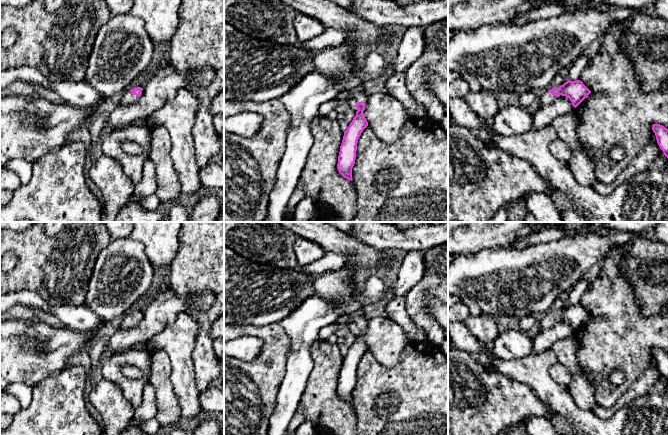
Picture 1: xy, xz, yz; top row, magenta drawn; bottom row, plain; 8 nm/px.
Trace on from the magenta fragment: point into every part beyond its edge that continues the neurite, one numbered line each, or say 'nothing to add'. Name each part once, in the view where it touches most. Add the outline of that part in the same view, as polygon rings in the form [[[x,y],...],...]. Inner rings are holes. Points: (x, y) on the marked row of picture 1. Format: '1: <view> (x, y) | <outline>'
1: xy (128, 98) | [[[133,86],[131,88],[125,90],[122,95],[121,101],[119,102],[119,105],[127,106],[127,105],[131,105],[131,104],[137,102],[140,99],[140,97],[143,95],[144,90],[142,90],[140,92],[141,96],[138,97],[130,92],[131,89],[136,89],[136,88],[137,88],[136,86]]]

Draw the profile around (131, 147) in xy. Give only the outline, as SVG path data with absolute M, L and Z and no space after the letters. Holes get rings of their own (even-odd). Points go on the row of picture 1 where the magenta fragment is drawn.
M123 141L122 144L123 151L129 154L140 154L143 152L143 149L134 141Z

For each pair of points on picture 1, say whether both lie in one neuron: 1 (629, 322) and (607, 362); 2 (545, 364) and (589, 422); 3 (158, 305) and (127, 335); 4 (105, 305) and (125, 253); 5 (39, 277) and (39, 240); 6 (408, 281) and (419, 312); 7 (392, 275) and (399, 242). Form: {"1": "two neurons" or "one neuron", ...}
{"1": "one neuron", "2": "one neuron", "3": "one neuron", "4": "one neuron", "5": "one neuron", "6": "two neurons", "7": "two neurons"}

